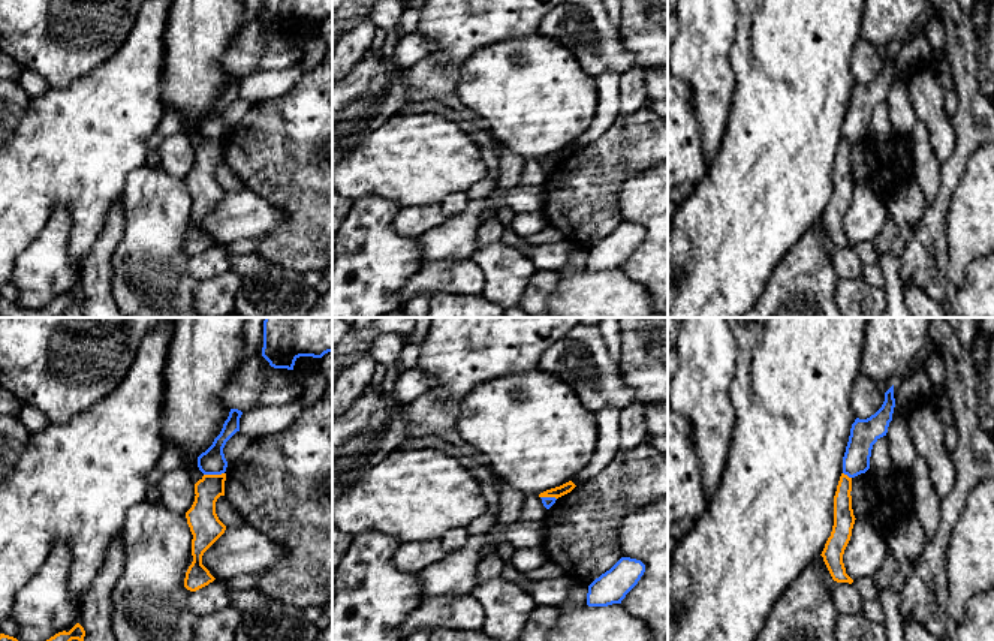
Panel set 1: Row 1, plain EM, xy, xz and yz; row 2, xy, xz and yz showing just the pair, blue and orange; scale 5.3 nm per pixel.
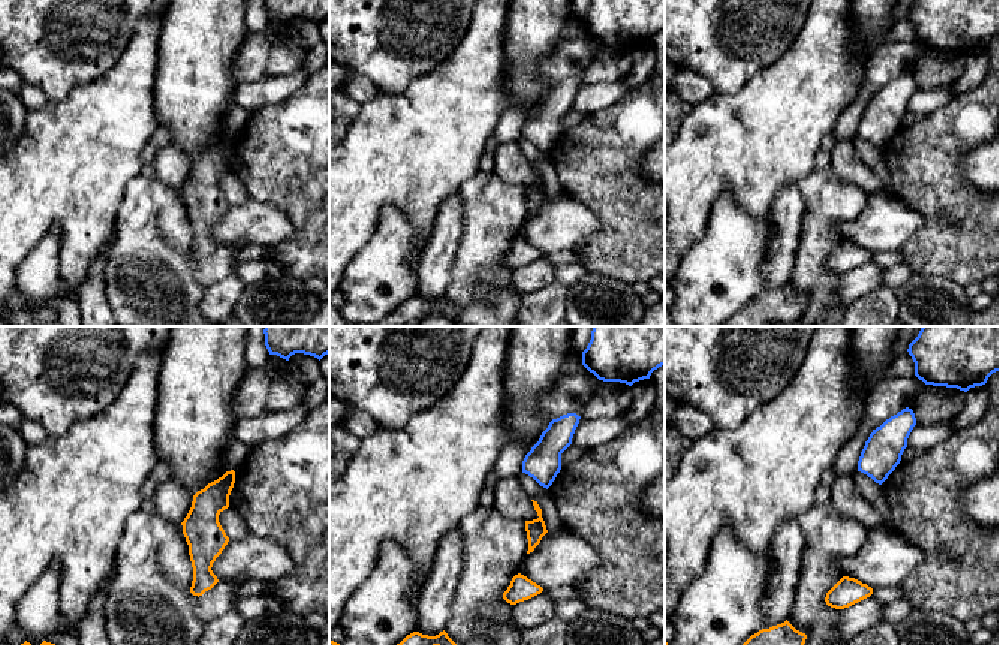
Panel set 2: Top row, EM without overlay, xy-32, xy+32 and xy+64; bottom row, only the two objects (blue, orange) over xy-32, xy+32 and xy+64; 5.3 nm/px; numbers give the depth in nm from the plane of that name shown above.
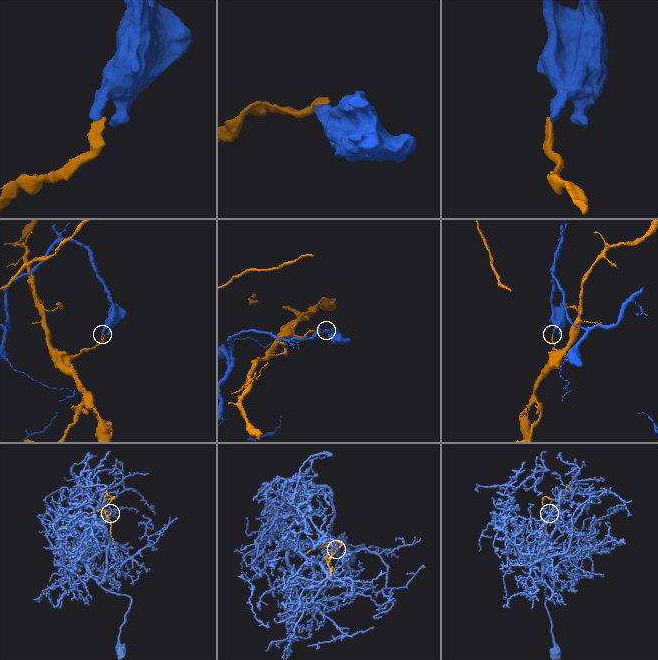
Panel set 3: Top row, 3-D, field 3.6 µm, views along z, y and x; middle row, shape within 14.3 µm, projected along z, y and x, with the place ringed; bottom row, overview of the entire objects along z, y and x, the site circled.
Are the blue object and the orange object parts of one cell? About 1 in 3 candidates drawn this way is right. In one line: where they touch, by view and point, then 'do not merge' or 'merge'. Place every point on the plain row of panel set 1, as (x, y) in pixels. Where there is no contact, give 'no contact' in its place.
xy (213, 138) | do not merge

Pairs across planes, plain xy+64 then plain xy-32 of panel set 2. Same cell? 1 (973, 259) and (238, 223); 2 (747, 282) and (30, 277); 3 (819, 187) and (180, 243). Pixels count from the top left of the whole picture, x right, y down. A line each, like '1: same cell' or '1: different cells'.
1: different cells
2: same cell
3: same cell

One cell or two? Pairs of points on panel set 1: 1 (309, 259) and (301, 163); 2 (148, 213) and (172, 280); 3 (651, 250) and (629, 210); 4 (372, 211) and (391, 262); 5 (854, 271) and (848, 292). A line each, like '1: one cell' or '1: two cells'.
1: one cell
2: one cell
3: one cell
4: one cell
5: two cells

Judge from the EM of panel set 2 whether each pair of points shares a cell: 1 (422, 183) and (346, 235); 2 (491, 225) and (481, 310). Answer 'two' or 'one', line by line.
1: one
2: one

